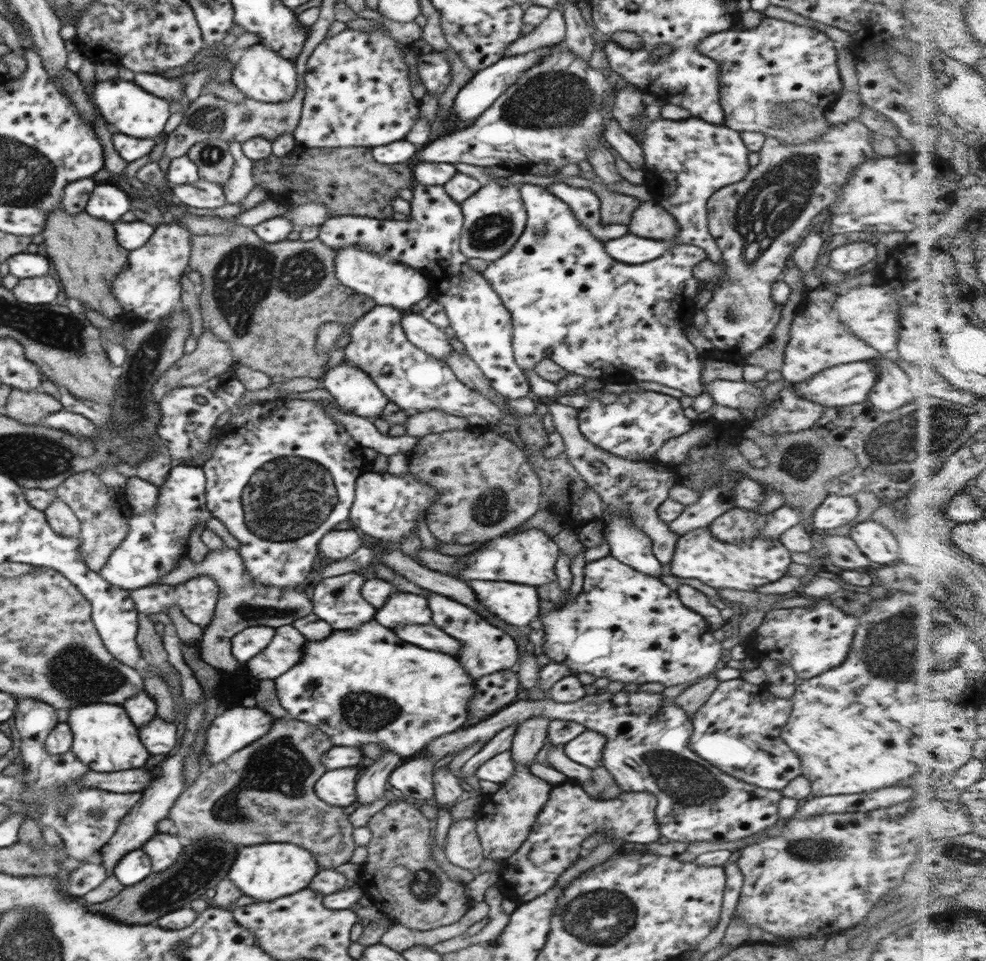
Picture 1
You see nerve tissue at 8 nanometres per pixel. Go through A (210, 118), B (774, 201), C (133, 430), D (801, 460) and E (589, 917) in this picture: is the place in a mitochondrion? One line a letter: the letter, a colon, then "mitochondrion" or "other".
A: mitochondrion
B: mitochondrion
C: mitochondrion
D: mitochondrion
E: mitochondrion

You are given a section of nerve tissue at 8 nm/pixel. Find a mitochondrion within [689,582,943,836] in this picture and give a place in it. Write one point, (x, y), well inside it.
(889, 651)

